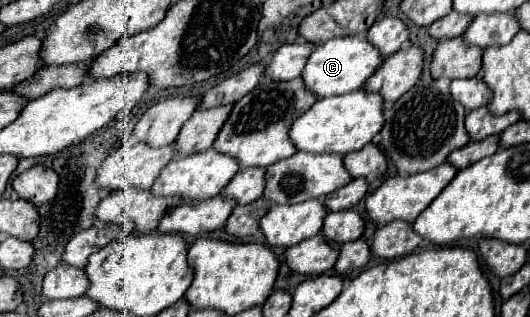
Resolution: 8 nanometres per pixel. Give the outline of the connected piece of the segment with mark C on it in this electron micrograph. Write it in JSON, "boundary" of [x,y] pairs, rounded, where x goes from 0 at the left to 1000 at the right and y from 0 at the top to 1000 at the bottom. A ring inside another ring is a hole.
{"boundary":[[[675,114],[630,120],[608,145],[596,145],[596,158],[585,170],[570,221],[570,259],[574,259],[574,278],[589,290],[596,309],[657,297],[664,284],[679,284],[687,271],[687,252],[706,233],[717,196],[721,196],[721,177],[713,177],[713,158],[702,139],[691,139],[691,126]]]}

